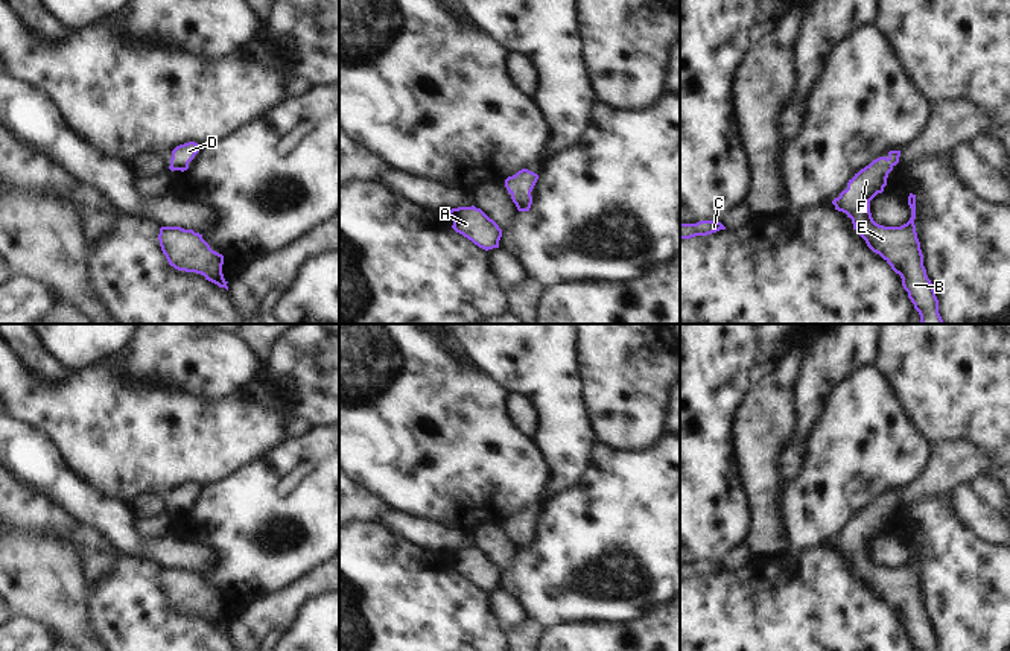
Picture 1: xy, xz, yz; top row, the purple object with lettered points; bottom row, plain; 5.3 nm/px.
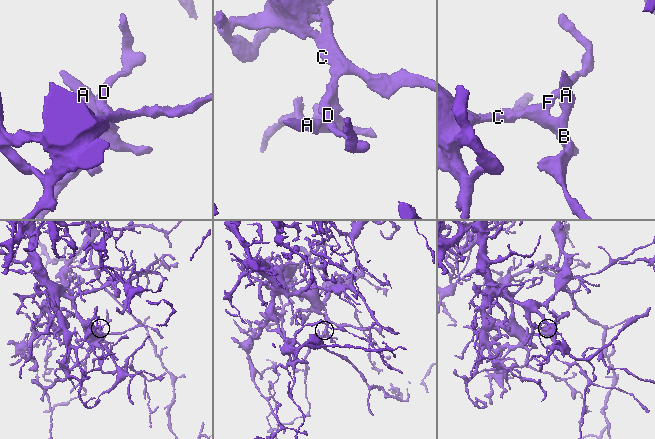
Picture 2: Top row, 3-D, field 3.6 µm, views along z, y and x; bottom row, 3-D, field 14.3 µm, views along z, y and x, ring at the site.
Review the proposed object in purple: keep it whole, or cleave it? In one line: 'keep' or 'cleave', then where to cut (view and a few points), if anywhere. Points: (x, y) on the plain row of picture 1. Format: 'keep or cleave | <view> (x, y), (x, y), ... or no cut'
keep | no cut

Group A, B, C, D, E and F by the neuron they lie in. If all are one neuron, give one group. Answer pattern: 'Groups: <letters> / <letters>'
Groups: A B C D E F.

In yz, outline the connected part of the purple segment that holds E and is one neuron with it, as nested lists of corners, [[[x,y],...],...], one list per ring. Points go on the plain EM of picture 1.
[[[900,491],[873,500],[847,523],[847,529],[832,541],[835,551],[852,560],[853,570],[867,587],[879,595],[900,616],[902,627],[916,651],[939,651],[939,640],[923,607],[923,595],[916,573],[916,535],[910,534],[911,558],[900,567],[884,567],[873,561],[870,541],[884,532],[888,514],[899,503]]]

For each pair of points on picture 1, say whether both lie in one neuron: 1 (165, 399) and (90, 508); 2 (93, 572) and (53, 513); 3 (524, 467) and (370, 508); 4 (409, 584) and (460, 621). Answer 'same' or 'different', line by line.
1: different
2: same
3: different
4: same

